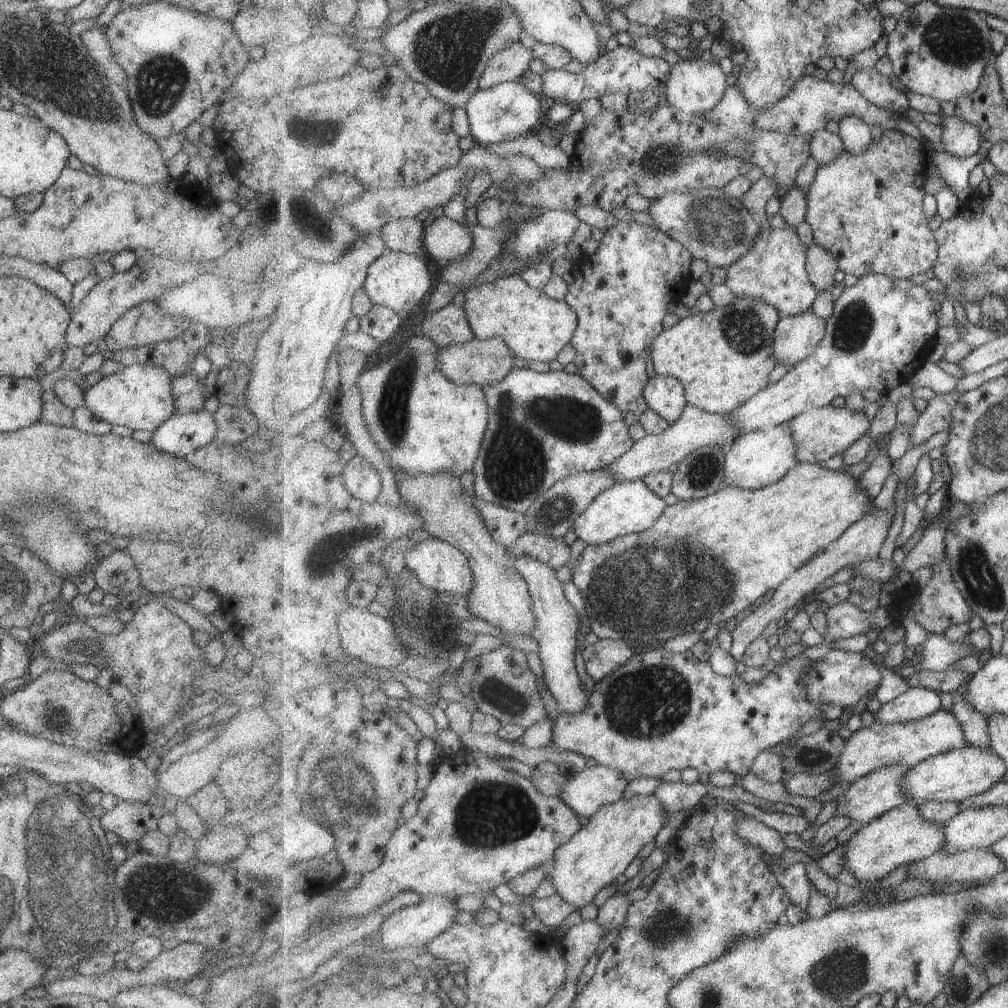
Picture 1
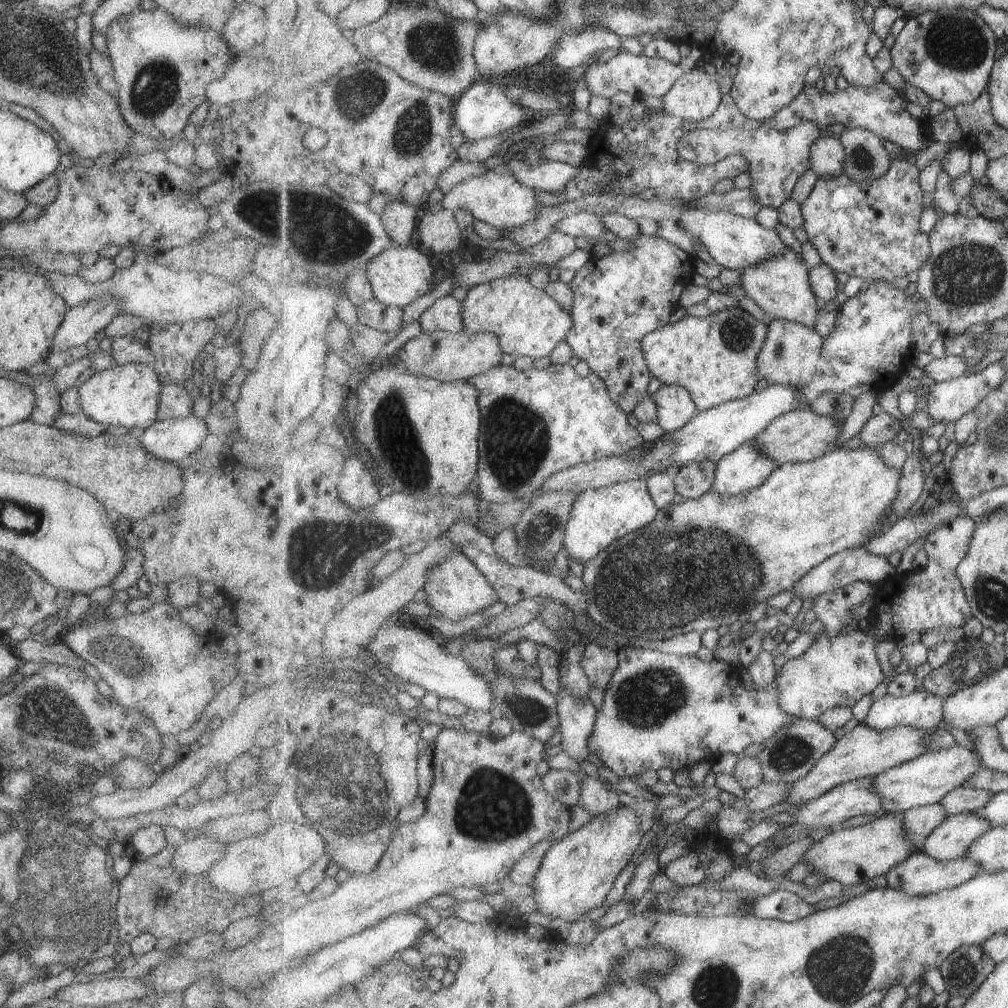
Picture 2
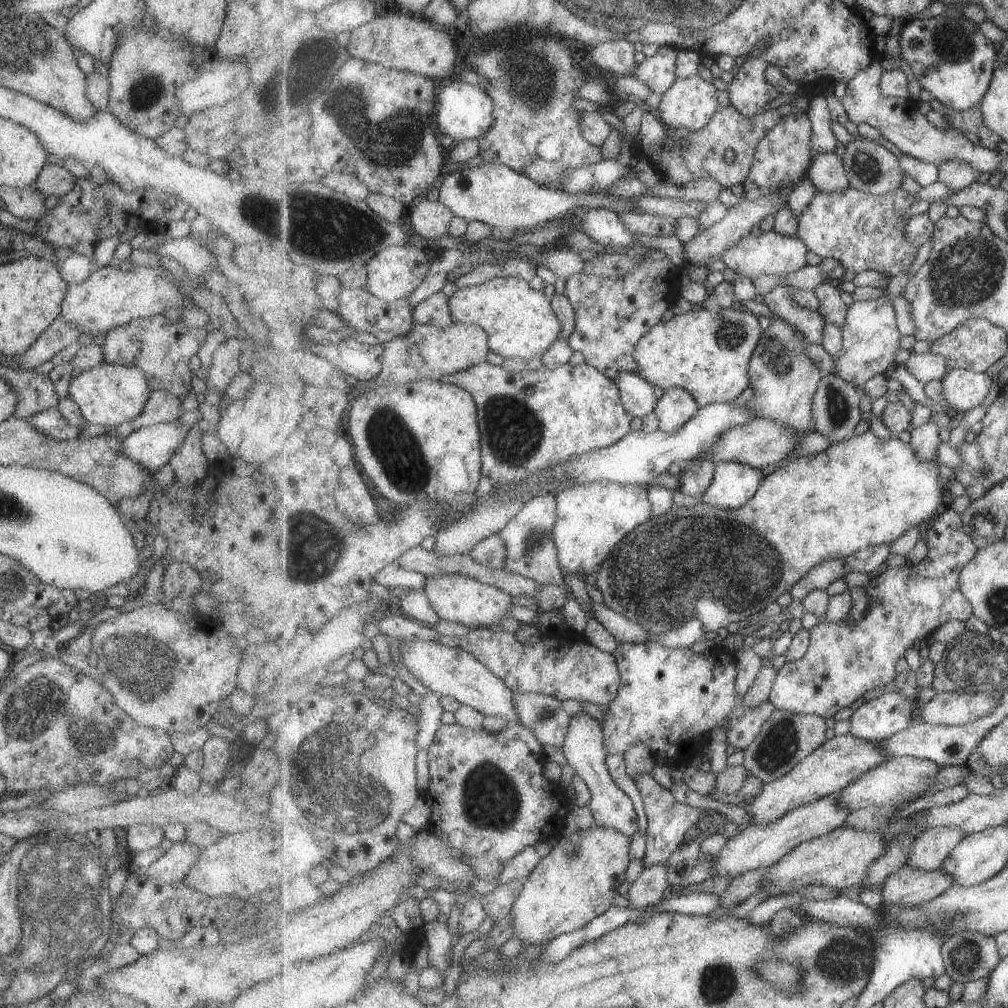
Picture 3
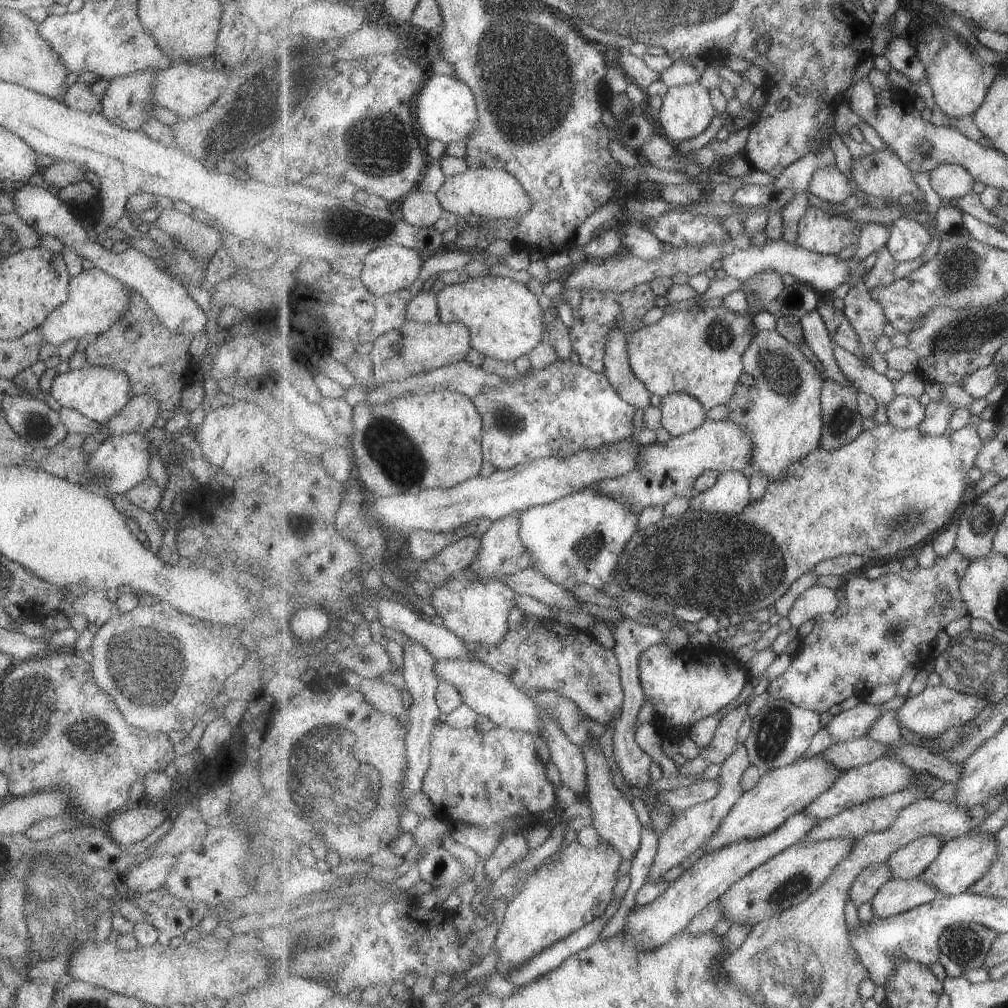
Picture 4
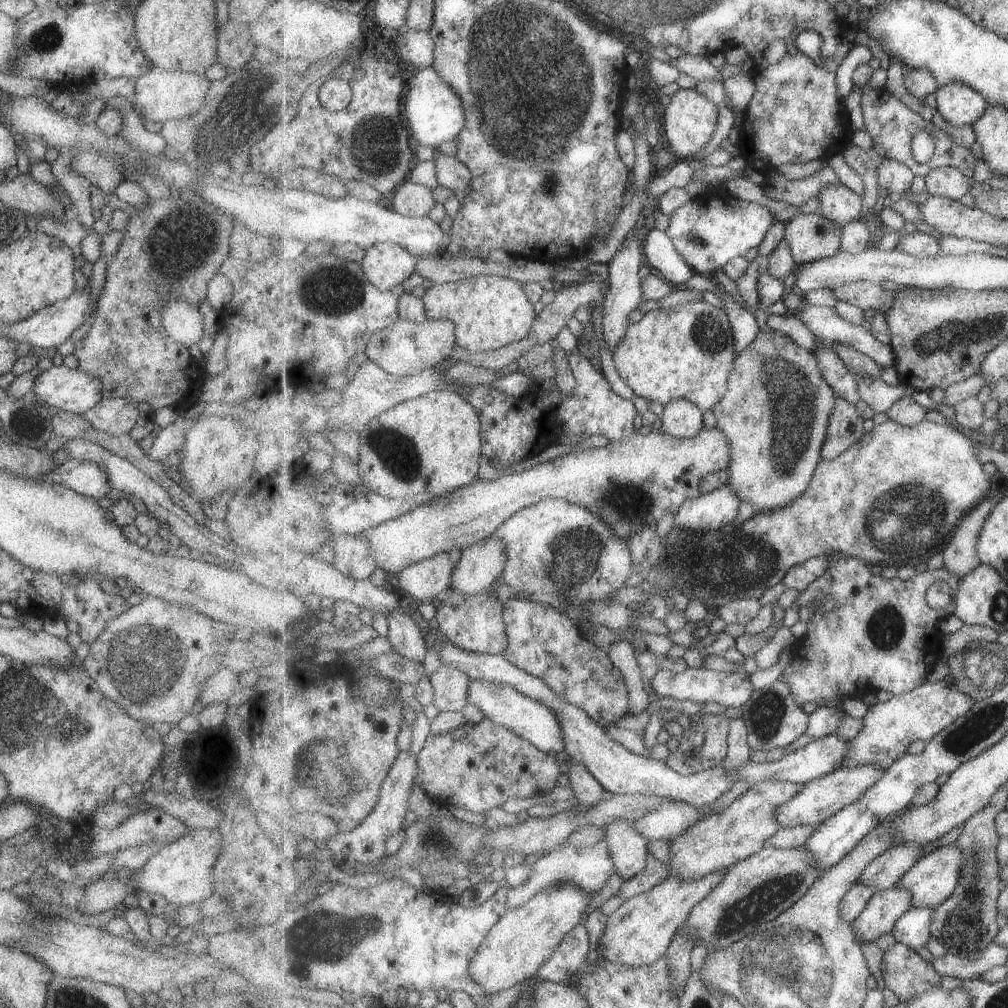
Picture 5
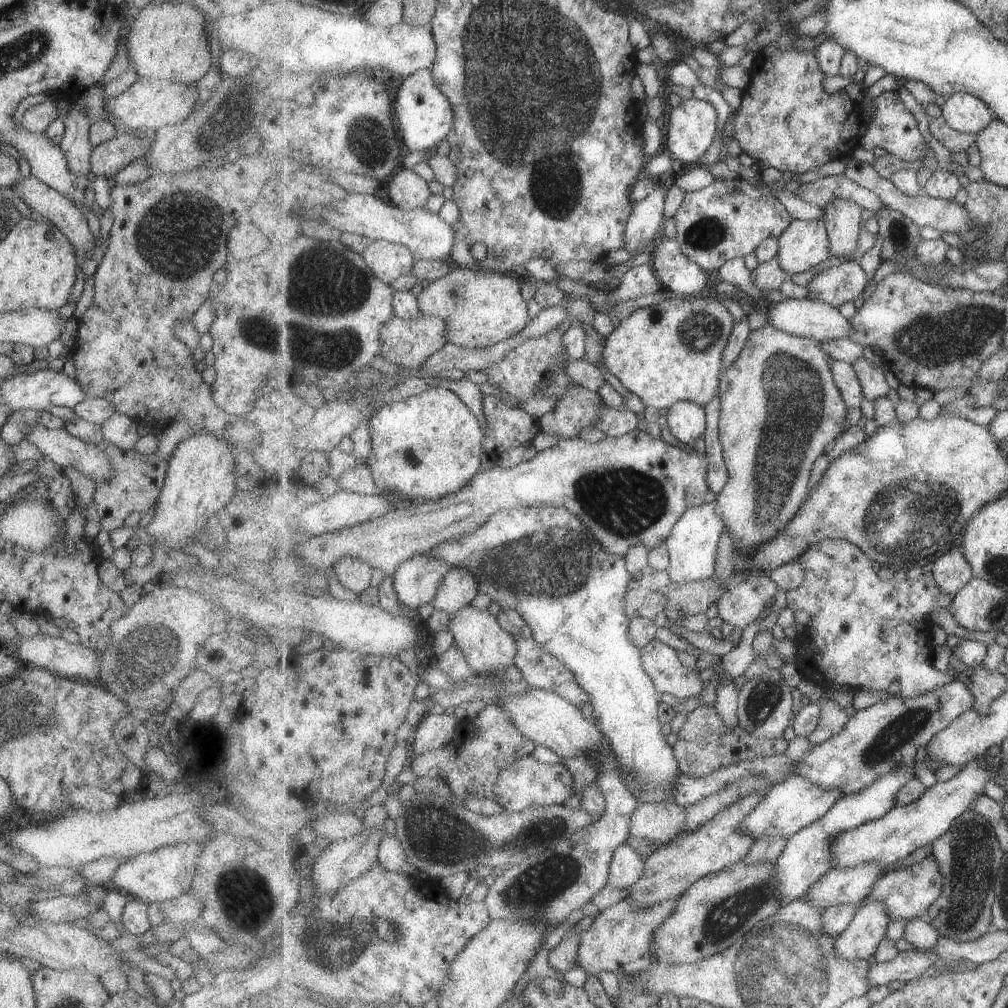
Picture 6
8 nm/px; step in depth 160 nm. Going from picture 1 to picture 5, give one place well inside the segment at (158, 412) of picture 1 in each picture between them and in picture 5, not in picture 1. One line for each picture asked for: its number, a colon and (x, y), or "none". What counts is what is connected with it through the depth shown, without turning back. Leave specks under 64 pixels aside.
2: (126, 395)
3: (107, 394)
4: (96, 392)
5: (61, 388)

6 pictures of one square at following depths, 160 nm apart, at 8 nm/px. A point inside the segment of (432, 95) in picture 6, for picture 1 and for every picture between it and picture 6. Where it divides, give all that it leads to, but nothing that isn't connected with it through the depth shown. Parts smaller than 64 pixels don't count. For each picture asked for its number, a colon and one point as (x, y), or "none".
1: (510, 110)
2: (484, 111)
3: (464, 111)
4: (447, 110)
5: (435, 112)

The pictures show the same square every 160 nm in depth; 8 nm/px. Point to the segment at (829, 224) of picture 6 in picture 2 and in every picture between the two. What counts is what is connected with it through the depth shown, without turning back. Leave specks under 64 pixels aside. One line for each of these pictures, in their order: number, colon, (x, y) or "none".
2: (828, 154)
3: (828, 172)
4: (828, 183)
5: (839, 203)

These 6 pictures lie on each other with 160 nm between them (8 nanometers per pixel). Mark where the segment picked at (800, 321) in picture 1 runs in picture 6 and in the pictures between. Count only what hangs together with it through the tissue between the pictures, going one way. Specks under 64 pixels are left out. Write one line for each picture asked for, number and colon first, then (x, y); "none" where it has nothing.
2: (792, 354)
3: (785, 377)
4: (778, 399)
5: (776, 412)
6: (781, 410)

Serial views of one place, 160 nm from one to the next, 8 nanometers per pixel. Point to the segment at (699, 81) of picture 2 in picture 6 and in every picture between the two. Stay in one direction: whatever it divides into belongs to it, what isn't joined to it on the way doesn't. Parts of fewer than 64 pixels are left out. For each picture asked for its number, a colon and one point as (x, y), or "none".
3: (691, 102)
4: (687, 110)
5: (690, 119)
6: (693, 125)

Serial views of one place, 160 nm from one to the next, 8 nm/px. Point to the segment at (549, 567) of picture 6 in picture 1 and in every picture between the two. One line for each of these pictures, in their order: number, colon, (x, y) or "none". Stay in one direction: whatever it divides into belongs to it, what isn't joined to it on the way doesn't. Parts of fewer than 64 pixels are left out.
1: (627, 507)
2: (600, 516)
3: (593, 518)
4: (577, 539)
5: (561, 553)

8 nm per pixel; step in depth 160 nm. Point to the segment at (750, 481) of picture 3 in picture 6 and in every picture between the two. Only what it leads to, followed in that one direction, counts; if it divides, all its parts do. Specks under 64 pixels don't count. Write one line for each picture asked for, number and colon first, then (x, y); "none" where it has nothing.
4: (731, 495)
5: (710, 511)
6: (692, 546)

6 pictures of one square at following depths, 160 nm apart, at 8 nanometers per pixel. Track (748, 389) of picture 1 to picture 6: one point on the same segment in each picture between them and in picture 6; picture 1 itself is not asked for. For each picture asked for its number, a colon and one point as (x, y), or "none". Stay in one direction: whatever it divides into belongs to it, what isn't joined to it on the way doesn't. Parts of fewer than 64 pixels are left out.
2: (716, 357)
3: (708, 353)
4: (699, 351)
5: (687, 352)
6: (673, 351)

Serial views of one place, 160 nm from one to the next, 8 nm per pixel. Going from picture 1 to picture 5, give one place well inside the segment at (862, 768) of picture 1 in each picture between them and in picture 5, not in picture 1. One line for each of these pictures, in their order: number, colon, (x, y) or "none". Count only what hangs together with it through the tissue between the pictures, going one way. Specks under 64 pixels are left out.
2: (865, 751)
3: (843, 759)
4: (780, 793)
5: (721, 840)

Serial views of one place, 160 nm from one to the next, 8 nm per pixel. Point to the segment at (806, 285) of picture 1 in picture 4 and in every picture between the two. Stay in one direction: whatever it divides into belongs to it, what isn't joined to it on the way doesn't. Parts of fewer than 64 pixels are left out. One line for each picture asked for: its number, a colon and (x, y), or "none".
2: (781, 286)
3: (780, 299)
4: (820, 342)

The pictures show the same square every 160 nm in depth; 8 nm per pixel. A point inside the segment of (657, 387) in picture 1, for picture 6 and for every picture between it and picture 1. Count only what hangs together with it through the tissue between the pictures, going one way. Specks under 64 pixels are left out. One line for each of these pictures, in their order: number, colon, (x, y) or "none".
2: (676, 407)
3: (677, 406)
4: (682, 413)
5: (682, 418)
6: (688, 421)

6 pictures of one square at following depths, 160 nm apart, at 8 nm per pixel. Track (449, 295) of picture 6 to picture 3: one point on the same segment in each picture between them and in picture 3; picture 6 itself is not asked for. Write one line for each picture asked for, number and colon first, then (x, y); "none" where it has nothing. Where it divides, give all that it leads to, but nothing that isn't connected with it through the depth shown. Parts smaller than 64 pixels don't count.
3: (520, 322)
4: (506, 320)
5: (490, 312)

